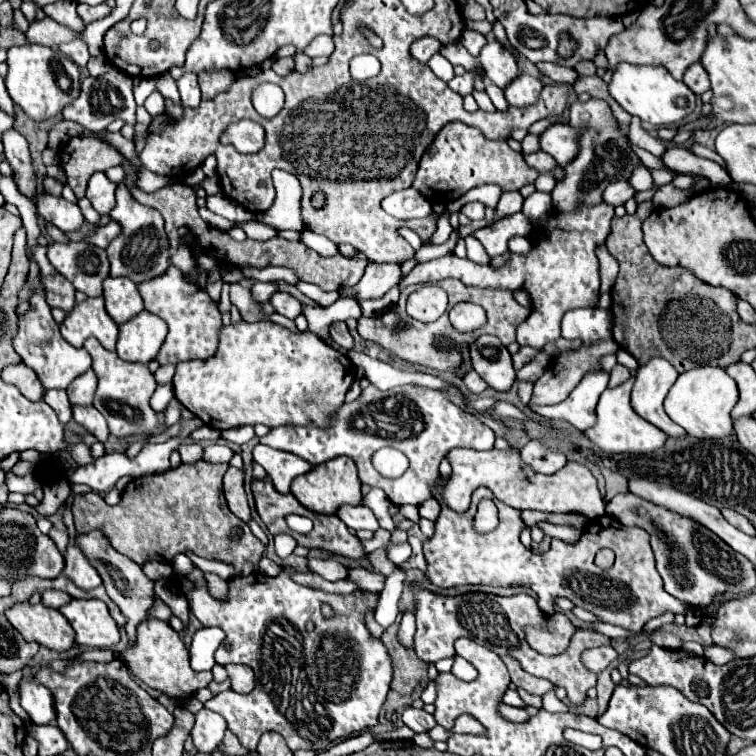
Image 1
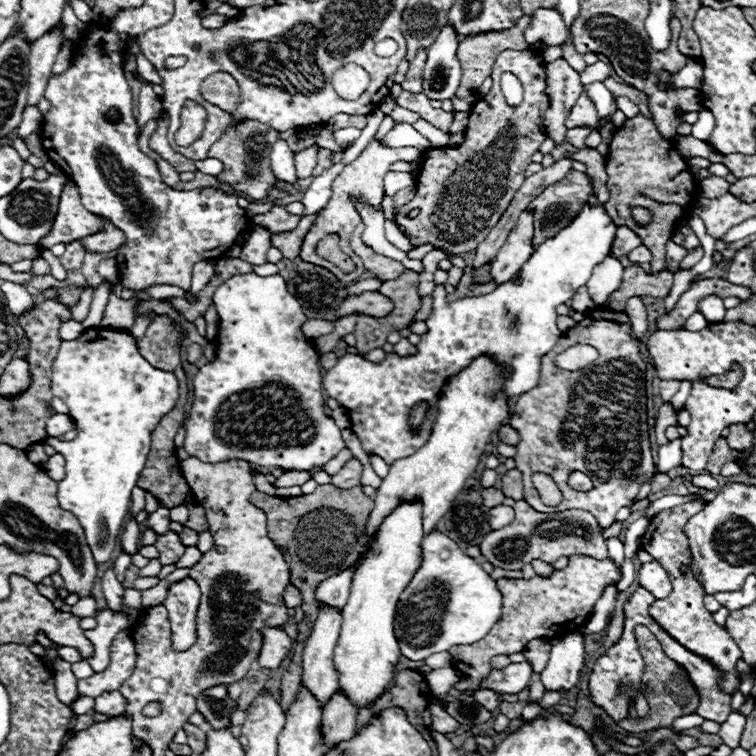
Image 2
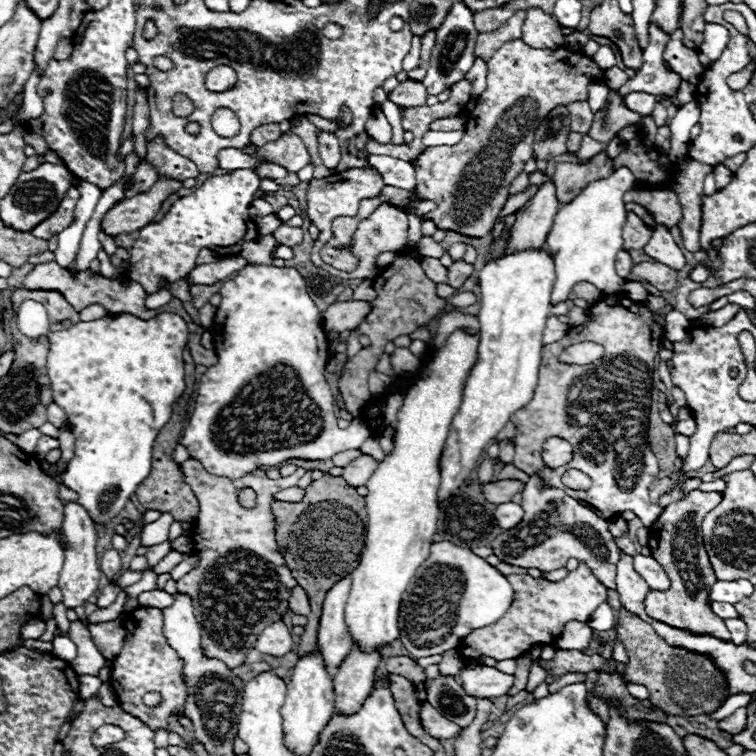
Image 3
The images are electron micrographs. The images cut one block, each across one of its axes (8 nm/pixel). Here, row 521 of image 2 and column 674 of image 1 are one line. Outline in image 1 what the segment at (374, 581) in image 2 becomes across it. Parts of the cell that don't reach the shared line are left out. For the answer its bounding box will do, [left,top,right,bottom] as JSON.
[664,364,738,440]

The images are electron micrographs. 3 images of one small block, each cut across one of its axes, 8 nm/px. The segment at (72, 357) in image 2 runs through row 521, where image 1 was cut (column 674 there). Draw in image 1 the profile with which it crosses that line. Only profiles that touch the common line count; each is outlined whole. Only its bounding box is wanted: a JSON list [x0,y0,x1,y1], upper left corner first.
[610,62,696,126]

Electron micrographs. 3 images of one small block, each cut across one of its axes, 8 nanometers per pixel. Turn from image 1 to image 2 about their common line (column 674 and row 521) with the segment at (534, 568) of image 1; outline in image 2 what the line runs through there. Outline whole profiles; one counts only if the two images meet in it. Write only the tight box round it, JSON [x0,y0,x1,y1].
[510,308,656,526]

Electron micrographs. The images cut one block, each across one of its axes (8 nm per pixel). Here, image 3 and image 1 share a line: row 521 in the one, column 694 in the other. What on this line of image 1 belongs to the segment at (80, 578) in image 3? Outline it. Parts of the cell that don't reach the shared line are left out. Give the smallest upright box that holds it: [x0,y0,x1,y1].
[684,62,710,96]

